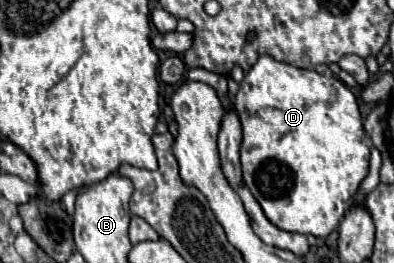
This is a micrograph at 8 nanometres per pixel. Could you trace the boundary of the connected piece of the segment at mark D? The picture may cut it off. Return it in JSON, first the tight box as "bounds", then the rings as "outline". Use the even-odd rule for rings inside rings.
{"bounds":[234,56,370,236],"outline":[[[260,56],[260,60],[248,70],[244,80],[240,82],[240,90],[234,98],[234,108],[242,124],[242,146],[240,146],[240,162],[242,162],[242,176],[246,188],[252,192],[252,196],[258,200],[262,206],[266,218],[278,226],[280,230],[286,232],[296,232],[296,234],[312,234],[312,236],[328,236],[334,232],[334,228],[340,224],[344,212],[350,208],[350,200],[356,194],[360,182],[368,174],[368,160],[370,160],[370,146],[368,146],[368,134],[362,126],[362,116],[358,110],[356,96],[342,84],[338,78],[328,78],[324,74],[318,74],[316,70],[302,70],[296,66],[290,66],[286,62],[272,60],[272,56]]]}

